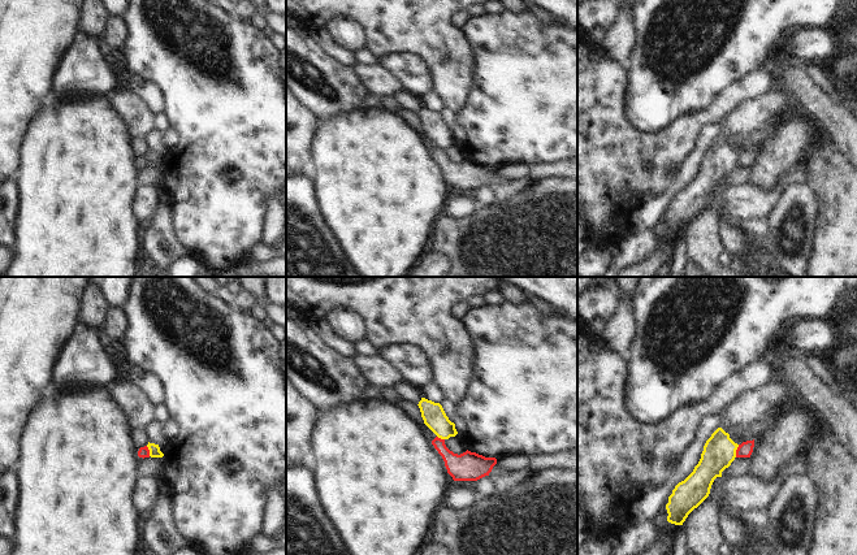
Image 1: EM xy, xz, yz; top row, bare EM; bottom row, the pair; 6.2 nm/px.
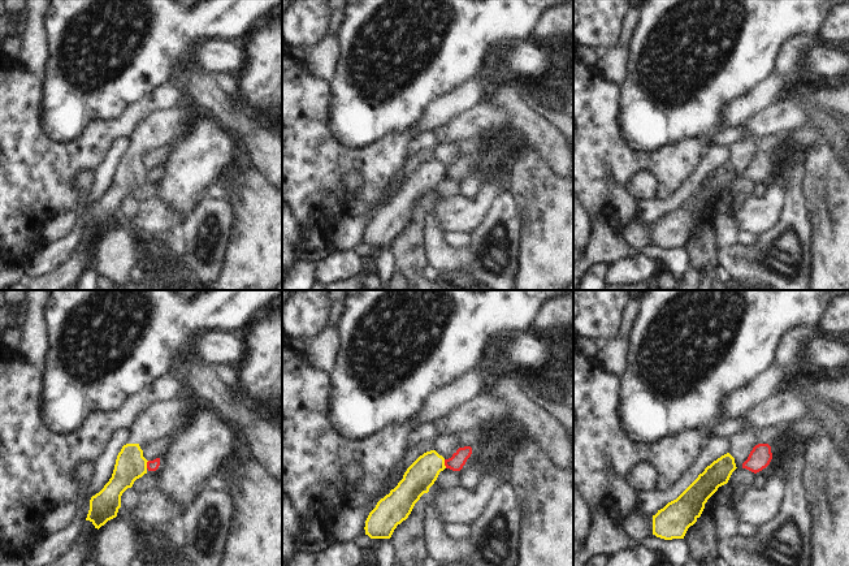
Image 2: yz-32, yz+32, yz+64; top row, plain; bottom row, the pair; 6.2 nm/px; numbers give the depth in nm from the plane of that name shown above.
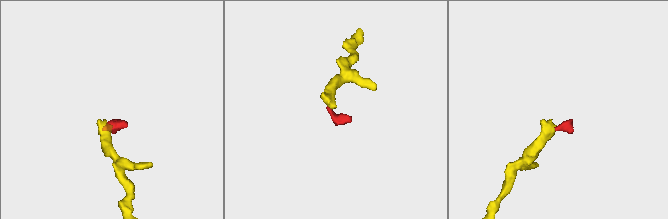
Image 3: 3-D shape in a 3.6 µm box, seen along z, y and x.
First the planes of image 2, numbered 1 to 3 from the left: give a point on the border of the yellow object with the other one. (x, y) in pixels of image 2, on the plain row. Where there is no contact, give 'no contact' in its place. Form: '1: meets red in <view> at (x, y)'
1: meets red in yz-32 at (147, 173)
2: meets red in yz+32 at (445, 172)
3: no contact

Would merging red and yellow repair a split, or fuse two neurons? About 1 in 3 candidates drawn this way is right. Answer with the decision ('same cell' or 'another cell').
another cell

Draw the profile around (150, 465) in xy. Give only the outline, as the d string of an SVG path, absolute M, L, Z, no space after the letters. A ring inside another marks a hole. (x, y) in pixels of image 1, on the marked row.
M144 458L138 463L138 474L140 478L156 476L163 472L163 458Z

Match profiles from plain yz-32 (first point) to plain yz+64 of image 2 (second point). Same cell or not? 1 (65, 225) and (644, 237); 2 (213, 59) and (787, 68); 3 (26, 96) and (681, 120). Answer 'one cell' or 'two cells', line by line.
1: one cell
2: two cells
3: two cells

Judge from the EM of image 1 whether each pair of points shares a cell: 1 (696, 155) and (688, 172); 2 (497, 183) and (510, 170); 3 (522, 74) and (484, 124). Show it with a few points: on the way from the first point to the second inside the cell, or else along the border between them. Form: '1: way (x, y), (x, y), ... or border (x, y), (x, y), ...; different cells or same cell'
1: way (695, 159), (689, 168); same cell
2: border (497, 172), (507, 178), (527, 177); different cells
3: way (522, 86), (496, 112); same cell

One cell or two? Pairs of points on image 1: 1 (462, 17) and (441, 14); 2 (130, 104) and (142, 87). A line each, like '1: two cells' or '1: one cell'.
1: two cells
2: two cells

